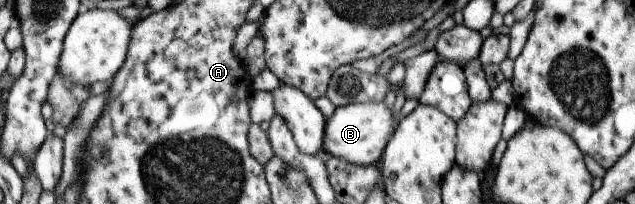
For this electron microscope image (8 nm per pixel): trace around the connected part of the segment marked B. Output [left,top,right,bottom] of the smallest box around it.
[323,102,393,166]

